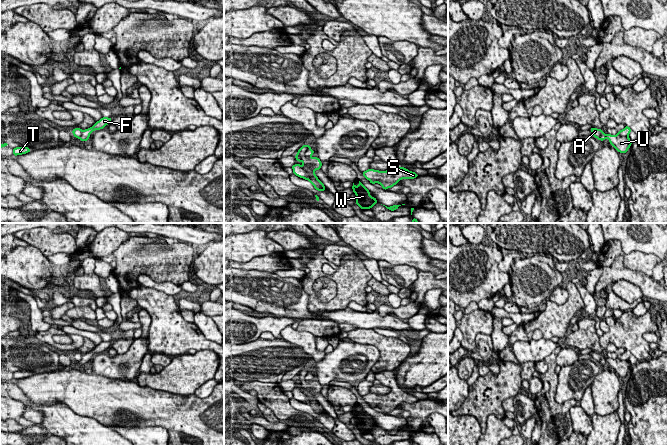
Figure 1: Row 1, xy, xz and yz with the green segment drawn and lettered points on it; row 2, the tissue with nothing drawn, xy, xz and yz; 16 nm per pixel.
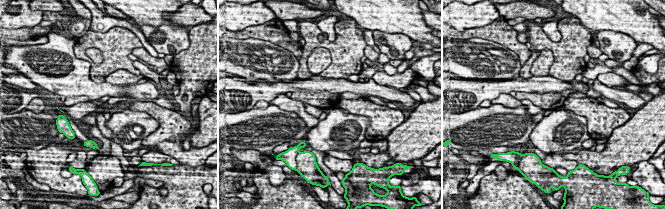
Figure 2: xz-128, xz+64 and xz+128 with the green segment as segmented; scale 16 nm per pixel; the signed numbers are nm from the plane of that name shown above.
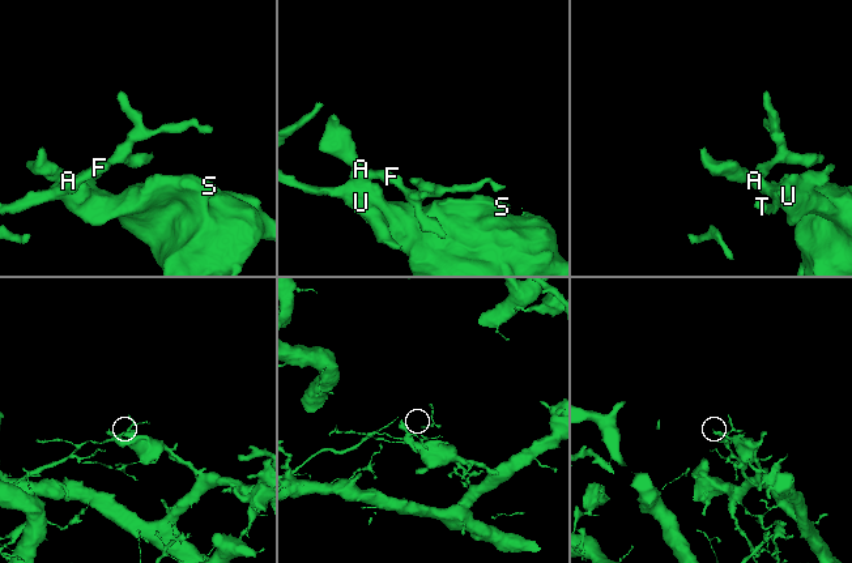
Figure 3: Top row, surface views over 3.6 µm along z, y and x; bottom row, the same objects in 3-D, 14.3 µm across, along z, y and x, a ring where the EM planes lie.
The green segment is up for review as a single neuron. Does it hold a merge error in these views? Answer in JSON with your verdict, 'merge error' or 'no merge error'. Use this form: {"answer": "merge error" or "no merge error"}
{"answer": "merge error"}

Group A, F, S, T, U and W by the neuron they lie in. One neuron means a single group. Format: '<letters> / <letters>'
A S U W / F T

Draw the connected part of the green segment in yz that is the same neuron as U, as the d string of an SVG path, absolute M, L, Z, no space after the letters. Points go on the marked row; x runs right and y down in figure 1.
M606 134L606 138L609 140L611 146L622 154L626 153L632 144L632 141L629 137L622 137L619 134Z

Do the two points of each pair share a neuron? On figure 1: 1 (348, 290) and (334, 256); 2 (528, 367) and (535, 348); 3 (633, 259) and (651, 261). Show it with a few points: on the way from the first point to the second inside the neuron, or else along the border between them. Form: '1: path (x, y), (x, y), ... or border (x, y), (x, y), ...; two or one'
1: border (354, 253), (345, 255), (338, 265), (322, 256); two
2: border (512, 347), (512, 352), (520, 363), (534, 363); two
3: path (637, 261), (647, 261); one

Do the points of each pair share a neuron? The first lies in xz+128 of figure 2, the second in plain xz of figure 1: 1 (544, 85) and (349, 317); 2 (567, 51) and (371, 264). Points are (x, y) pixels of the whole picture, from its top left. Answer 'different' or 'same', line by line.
1: same
2: different

